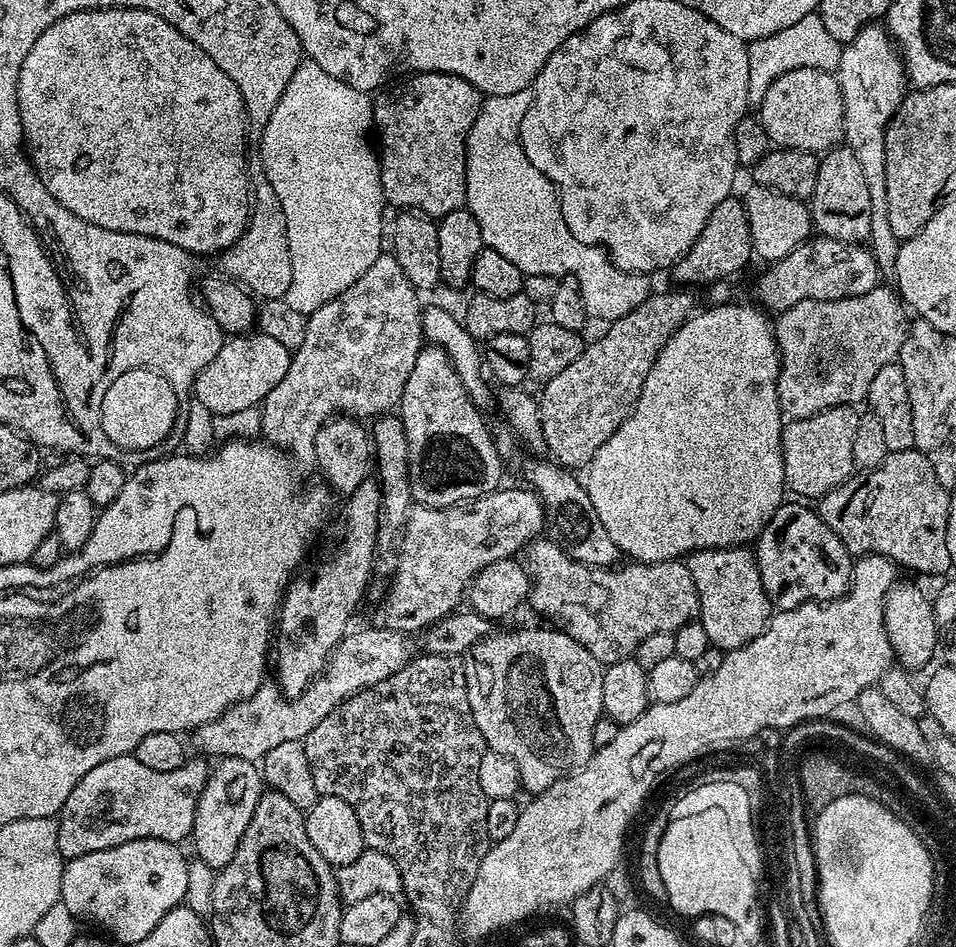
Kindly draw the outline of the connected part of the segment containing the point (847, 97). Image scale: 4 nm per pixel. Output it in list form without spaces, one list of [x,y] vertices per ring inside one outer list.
[[[873,22],[862,29],[858,38],[843,45],[842,58],[834,75],[842,90],[844,140],[861,163],[862,174],[869,187],[871,234],[868,244],[879,266],[881,281],[890,286],[897,278],[897,256],[901,243],[891,229],[887,213],[885,130],[906,95],[906,77],[890,43],[887,27]]]

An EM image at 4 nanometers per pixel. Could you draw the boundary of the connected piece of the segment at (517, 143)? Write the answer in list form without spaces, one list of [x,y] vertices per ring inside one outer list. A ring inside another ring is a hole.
[[[531,88],[518,90],[518,94],[505,96],[489,96],[483,101],[478,110],[478,118],[474,118],[474,126],[468,131],[466,145],[466,206],[474,218],[478,218],[478,227],[482,229],[484,247],[498,250],[509,262],[514,262],[525,277],[530,275],[552,275],[559,278],[571,278],[582,294],[582,302],[586,306],[586,314],[593,321],[604,320],[611,322],[630,314],[646,298],[652,295],[654,285],[649,277],[634,272],[623,272],[613,262],[603,248],[594,244],[578,242],[574,234],[566,226],[562,218],[560,200],[556,196],[556,187],[550,183],[526,158],[526,150],[522,150],[520,127],[522,118],[526,118],[526,110],[534,102]]]

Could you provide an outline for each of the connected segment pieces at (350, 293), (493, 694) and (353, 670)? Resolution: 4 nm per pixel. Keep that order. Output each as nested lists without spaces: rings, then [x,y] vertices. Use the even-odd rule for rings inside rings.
[[[381,254],[374,266],[370,266],[370,270],[366,270],[354,286],[350,286],[350,290],[342,290],[338,298],[314,310],[308,317],[302,346],[292,352],[286,378],[282,378],[282,382],[278,382],[278,386],[274,386],[274,390],[266,394],[263,404],[259,405],[263,439],[293,461],[311,461],[316,455],[314,438],[321,426],[333,416],[343,414],[353,418],[375,418],[391,413],[400,403],[406,378],[410,378],[410,369],[425,343],[424,327],[420,321],[420,299],[421,293],[412,285],[410,278],[402,274],[402,266],[398,266],[396,257]]]
[[[552,626],[544,627],[548,628],[512,628],[509,632],[493,631],[483,636],[463,657],[470,710],[474,714],[474,722],[478,722],[478,730],[482,730],[482,738],[491,751],[506,754],[512,759],[520,775],[520,787],[525,793],[528,791],[528,794],[544,792],[550,786],[554,786],[554,782],[558,782],[564,776],[569,776],[571,772],[575,772],[577,768],[583,768],[588,763],[594,751],[592,746],[594,722],[598,722],[598,718],[604,711],[602,706],[604,668],[602,665],[594,658],[594,654],[590,654],[590,650],[586,650],[586,646],[574,642],[574,638],[570,638],[567,631],[557,630]]]
[[[379,626],[364,628],[361,632],[349,631],[347,636],[341,638],[338,647],[332,651],[332,657],[328,660],[328,665],[324,668],[323,673],[312,681],[312,685],[302,695],[289,698],[280,691],[275,683],[265,682],[253,696],[239,700],[237,704],[227,708],[214,722],[195,729],[190,736],[192,744],[200,751],[197,753],[208,758],[229,756],[253,762],[263,761],[264,756],[270,754],[270,750],[274,750],[274,746],[278,746],[282,742],[294,742],[295,740],[302,742],[306,739],[310,730],[314,730],[314,726],[318,726],[318,722],[322,722],[322,718],[326,718],[326,714],[330,714],[343,700],[349,700],[362,689],[374,686],[378,682],[390,678],[390,674],[402,670],[402,666],[406,666],[410,659],[408,640],[409,637],[405,633],[391,632],[389,628]]]

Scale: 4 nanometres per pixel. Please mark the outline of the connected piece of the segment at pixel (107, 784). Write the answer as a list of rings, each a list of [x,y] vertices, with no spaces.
[[[135,754],[110,758],[94,766],[94,770],[90,770],[90,774],[86,774],[86,778],[74,786],[70,801],[72,813],[69,816],[61,815],[58,820],[58,850],[64,855],[65,861],[82,854],[94,854],[94,850],[106,850],[122,846],[122,842],[134,842],[142,838],[158,838],[171,844],[187,841],[192,834],[198,800],[210,771],[207,759],[196,759],[200,760],[185,759],[178,770],[149,770],[144,763],[138,762]]]

